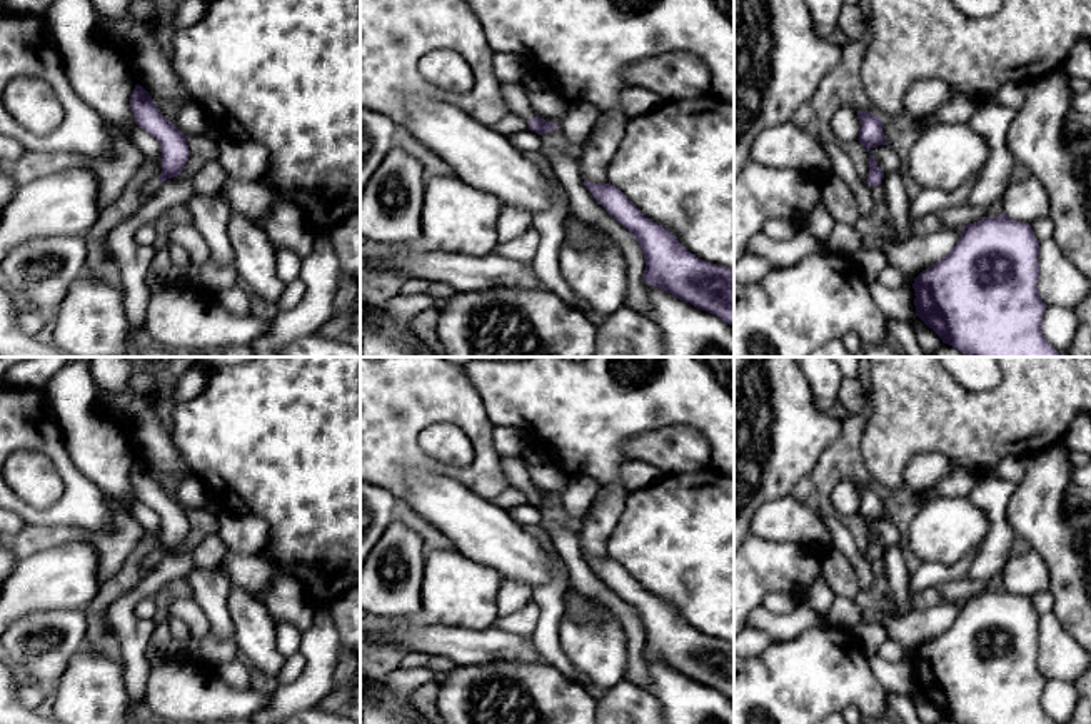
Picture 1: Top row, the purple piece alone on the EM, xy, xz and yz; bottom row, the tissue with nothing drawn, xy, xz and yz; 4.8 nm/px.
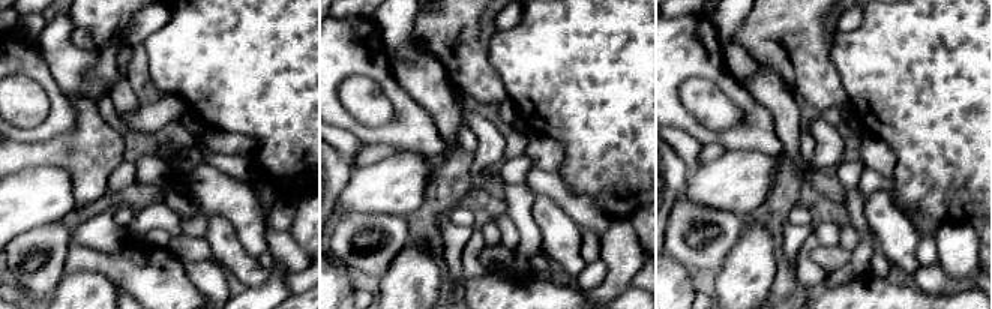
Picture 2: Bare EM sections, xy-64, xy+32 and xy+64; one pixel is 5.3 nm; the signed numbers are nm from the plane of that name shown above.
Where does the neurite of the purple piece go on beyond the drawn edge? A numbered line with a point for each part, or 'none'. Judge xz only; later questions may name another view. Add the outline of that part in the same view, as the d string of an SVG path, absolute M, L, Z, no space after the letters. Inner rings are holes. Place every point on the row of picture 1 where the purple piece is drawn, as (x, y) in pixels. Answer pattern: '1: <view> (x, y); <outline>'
1: xz (516, 97); M520 83L502 85L502 95L507 103L509 113L515 113L525 120L530 120L534 117L527 92Z

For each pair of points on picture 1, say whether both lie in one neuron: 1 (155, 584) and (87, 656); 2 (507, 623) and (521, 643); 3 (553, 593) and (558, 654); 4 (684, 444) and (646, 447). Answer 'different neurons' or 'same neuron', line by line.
1: different neurons
2: different neurons
3: same neuron
4: same neuron

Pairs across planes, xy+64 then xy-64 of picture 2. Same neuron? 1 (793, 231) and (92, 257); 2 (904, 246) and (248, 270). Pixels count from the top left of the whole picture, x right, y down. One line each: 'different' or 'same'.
1: different
2: same

